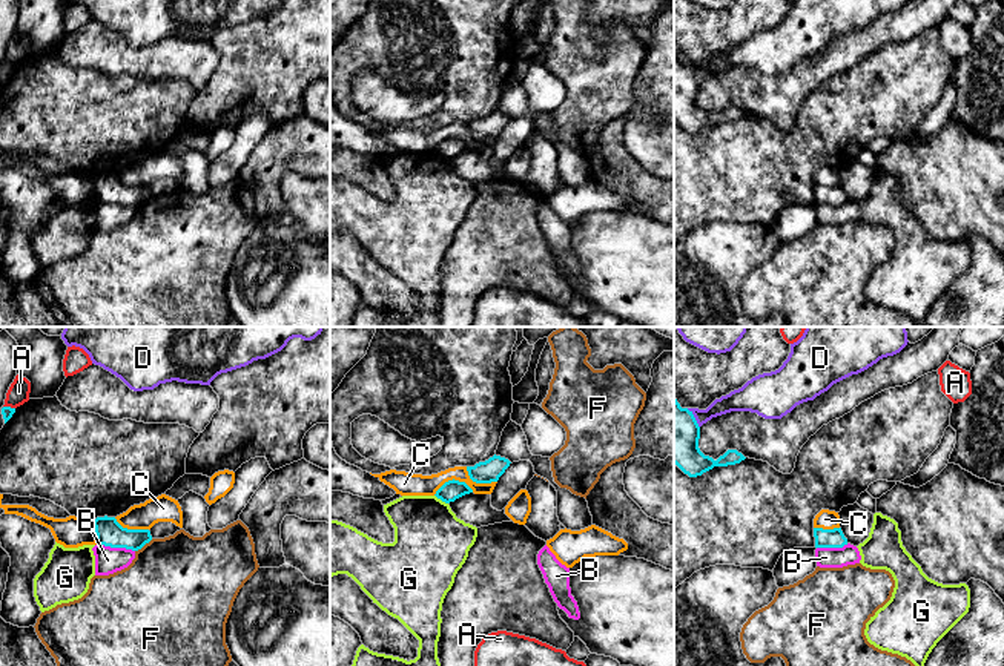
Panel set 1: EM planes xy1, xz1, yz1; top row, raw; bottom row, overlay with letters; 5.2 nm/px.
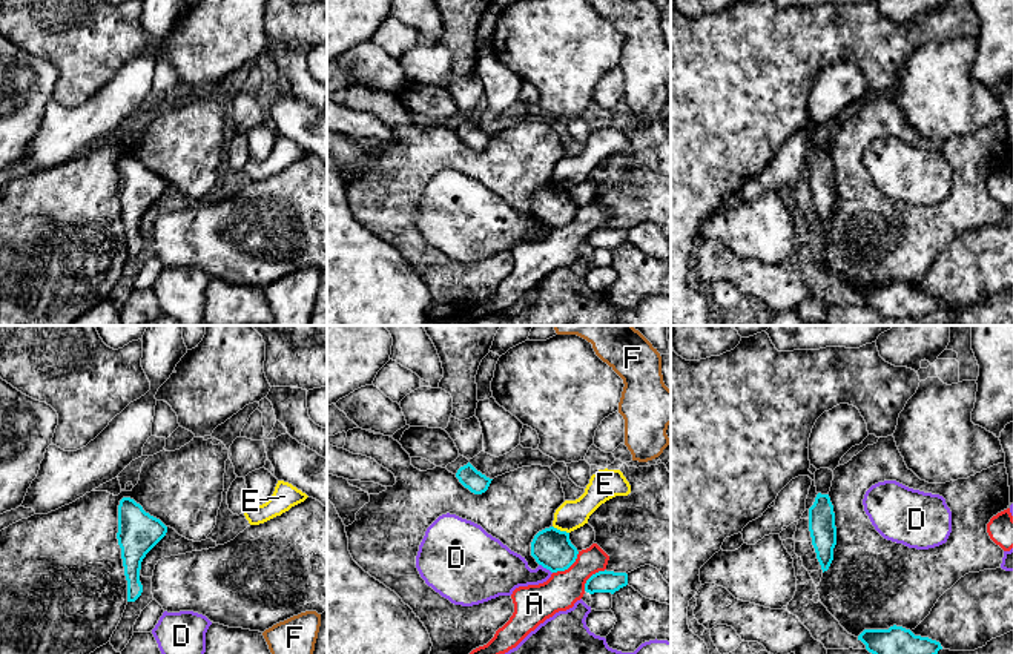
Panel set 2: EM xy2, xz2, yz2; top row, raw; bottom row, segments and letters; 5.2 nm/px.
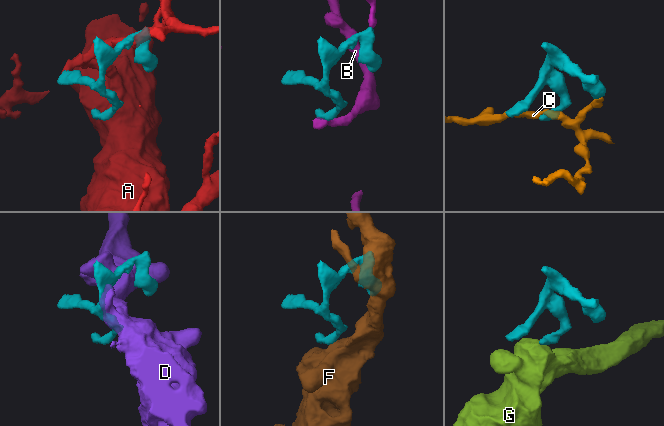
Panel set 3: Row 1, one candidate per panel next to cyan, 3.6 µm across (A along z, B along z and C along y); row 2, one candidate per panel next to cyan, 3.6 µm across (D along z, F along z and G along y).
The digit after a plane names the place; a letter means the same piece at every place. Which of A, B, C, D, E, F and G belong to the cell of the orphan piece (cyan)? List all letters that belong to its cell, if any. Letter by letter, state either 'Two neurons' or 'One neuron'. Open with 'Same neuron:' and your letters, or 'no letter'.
Same neuron: no letter
A: Two neurons
B: Two neurons
C: Two neurons
D: Two neurons
E: Two neurons
F: Two neurons
G: Two neurons

